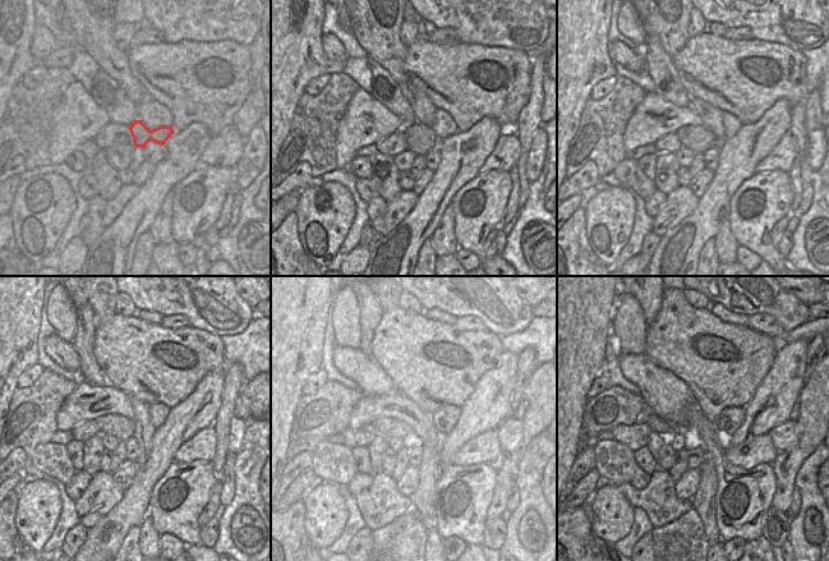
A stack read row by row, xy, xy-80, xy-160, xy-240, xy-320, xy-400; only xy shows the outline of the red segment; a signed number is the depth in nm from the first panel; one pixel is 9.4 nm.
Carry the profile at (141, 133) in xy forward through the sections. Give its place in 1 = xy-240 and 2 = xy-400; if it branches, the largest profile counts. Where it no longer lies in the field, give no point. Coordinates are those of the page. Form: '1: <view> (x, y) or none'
1: xy-240 (111, 424)
2: xy-400 (657, 423)

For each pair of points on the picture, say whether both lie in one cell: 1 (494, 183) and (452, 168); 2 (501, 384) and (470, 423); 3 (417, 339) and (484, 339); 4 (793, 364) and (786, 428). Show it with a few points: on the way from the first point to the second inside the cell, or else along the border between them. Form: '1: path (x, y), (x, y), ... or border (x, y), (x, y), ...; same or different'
1: border (480, 173), (471, 178), (454, 197); different
2: path (492, 394), (489, 404), (480, 413); same
3: path (433, 339), (468, 339); same
4: border (790, 419), (774, 426), (768, 432); different

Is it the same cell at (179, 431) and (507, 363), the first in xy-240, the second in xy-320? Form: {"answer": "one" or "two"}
{"answer": "one"}

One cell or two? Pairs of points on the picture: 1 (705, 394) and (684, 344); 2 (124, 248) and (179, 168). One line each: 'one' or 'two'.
1: one
2: one

